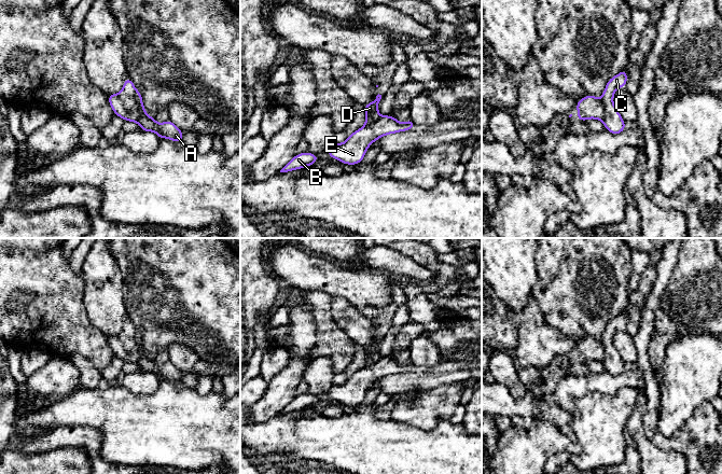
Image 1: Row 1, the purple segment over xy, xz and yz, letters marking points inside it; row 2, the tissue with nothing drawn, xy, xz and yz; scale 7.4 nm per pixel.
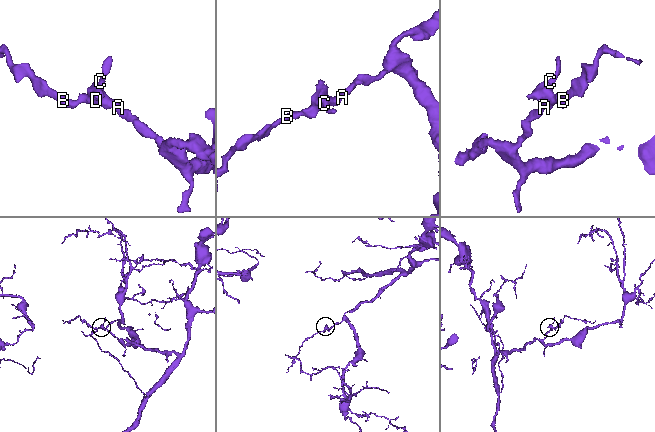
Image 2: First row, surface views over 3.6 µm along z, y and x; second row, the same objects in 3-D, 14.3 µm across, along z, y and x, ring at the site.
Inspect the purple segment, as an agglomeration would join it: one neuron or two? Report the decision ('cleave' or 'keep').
cleave

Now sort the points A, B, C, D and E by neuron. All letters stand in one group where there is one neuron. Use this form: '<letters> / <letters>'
A B C E / D

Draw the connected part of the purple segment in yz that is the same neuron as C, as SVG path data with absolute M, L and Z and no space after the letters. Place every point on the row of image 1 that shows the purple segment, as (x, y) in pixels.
M624 69L619 74L609 80L602 93L602 101L605 104L603 125L608 131L617 135L625 130L625 122L621 117L617 109L613 103L613 96L619 87L624 87L627 83L627 72Z

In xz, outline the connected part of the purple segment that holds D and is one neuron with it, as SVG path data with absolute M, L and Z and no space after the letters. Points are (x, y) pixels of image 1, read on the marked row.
M378 94L373 102L363 106L366 112L364 126L369 126L381 117L381 115L378 113L378 103L380 99L381 95Z

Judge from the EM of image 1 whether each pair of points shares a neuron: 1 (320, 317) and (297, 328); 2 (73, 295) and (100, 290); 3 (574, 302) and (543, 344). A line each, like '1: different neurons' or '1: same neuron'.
1: different neurons
2: different neurons
3: different neurons

